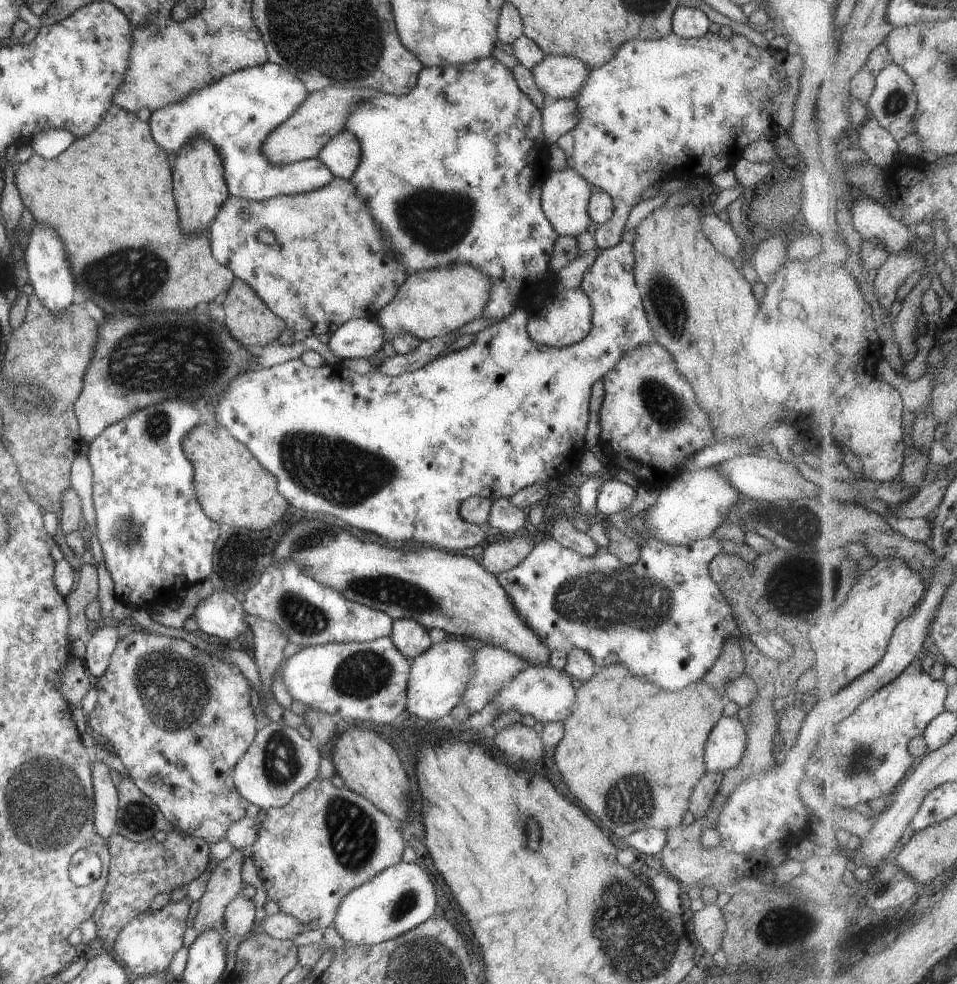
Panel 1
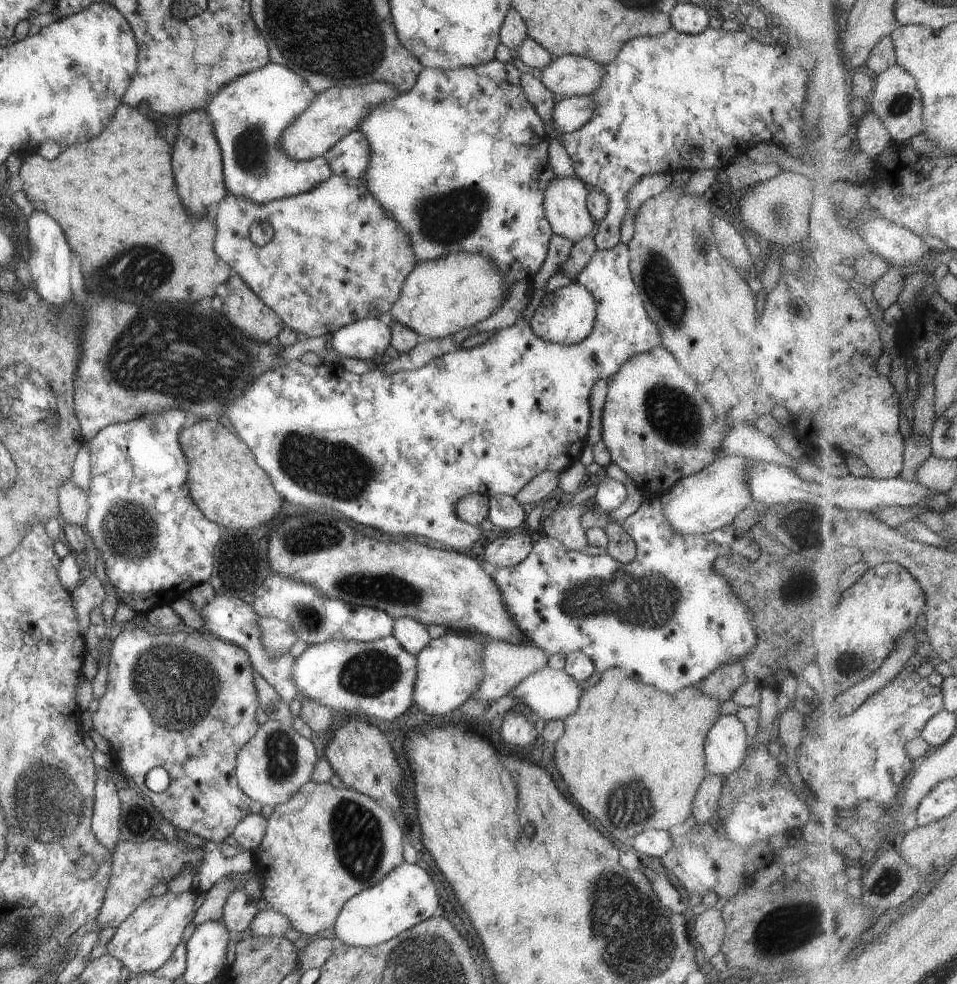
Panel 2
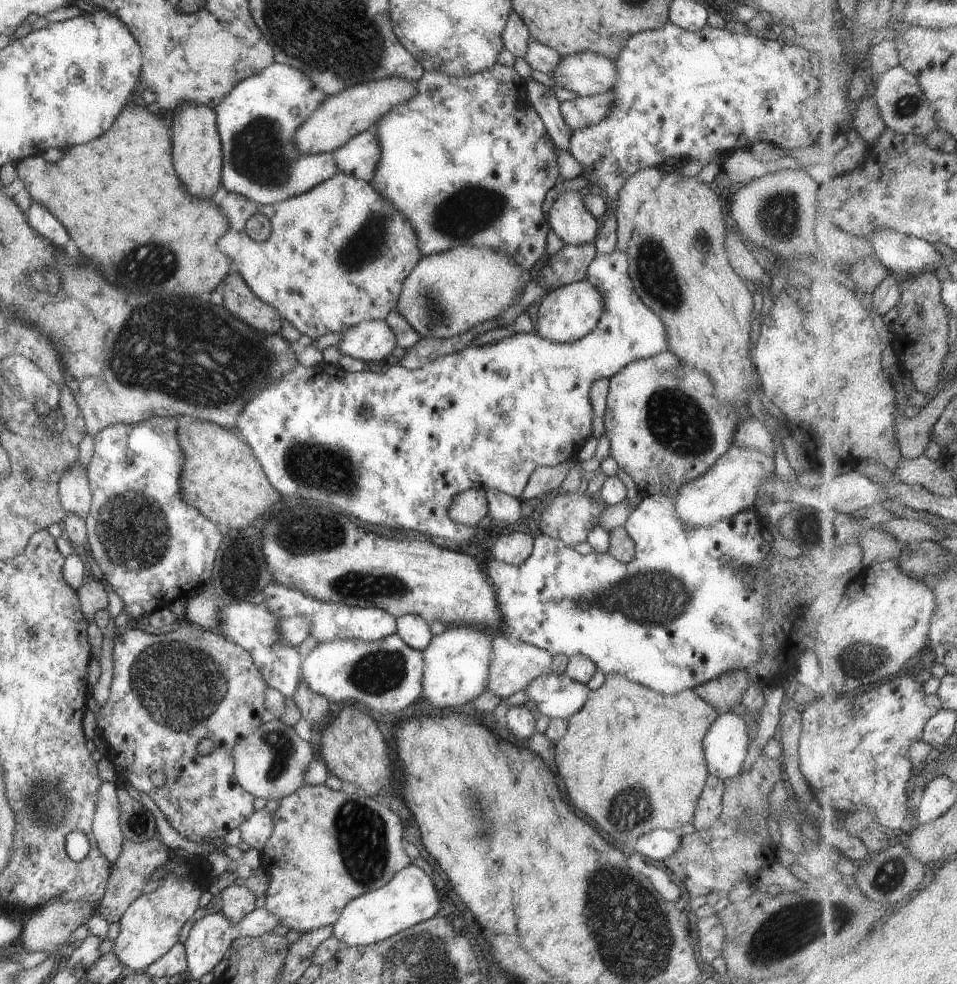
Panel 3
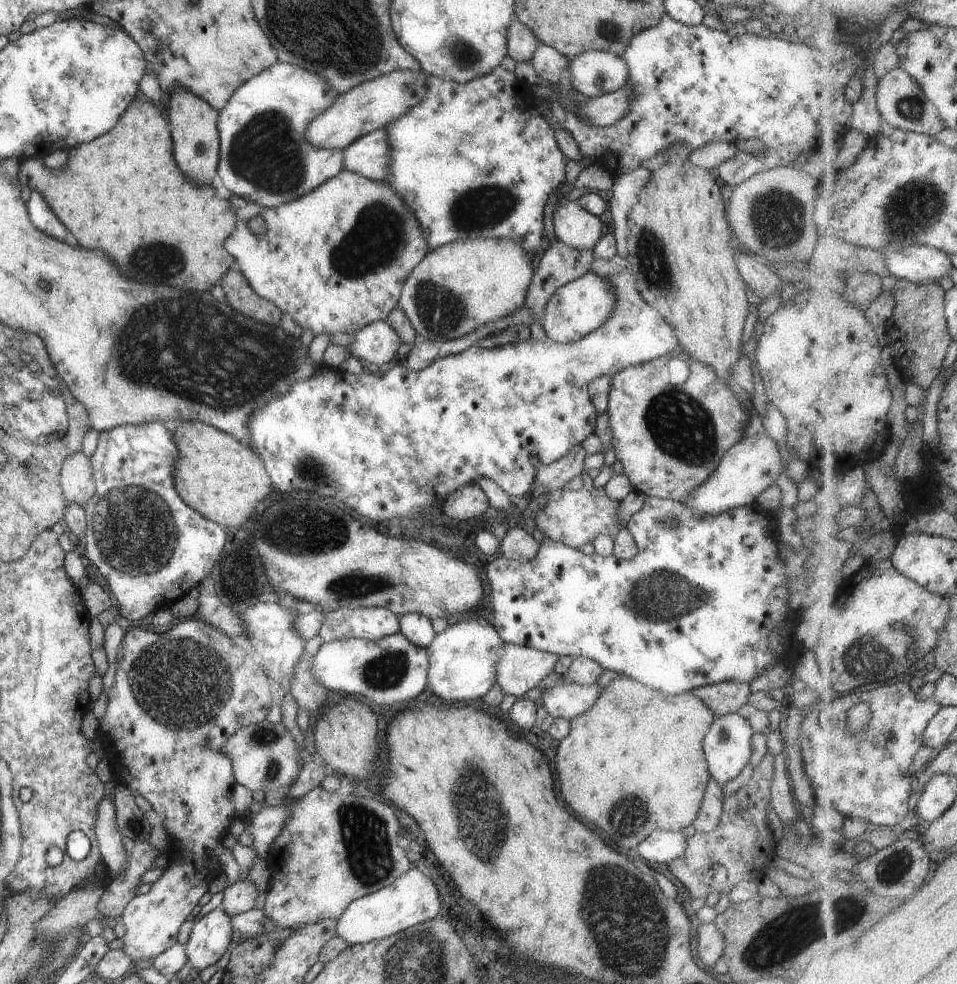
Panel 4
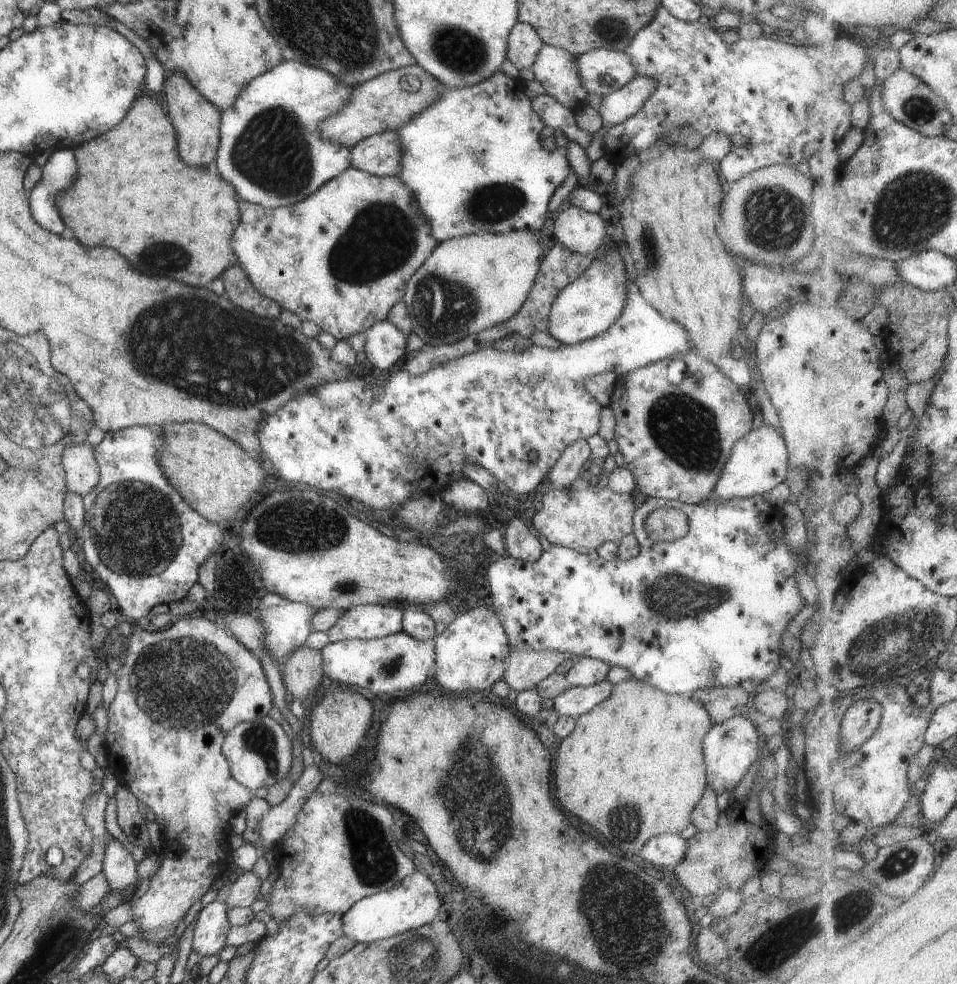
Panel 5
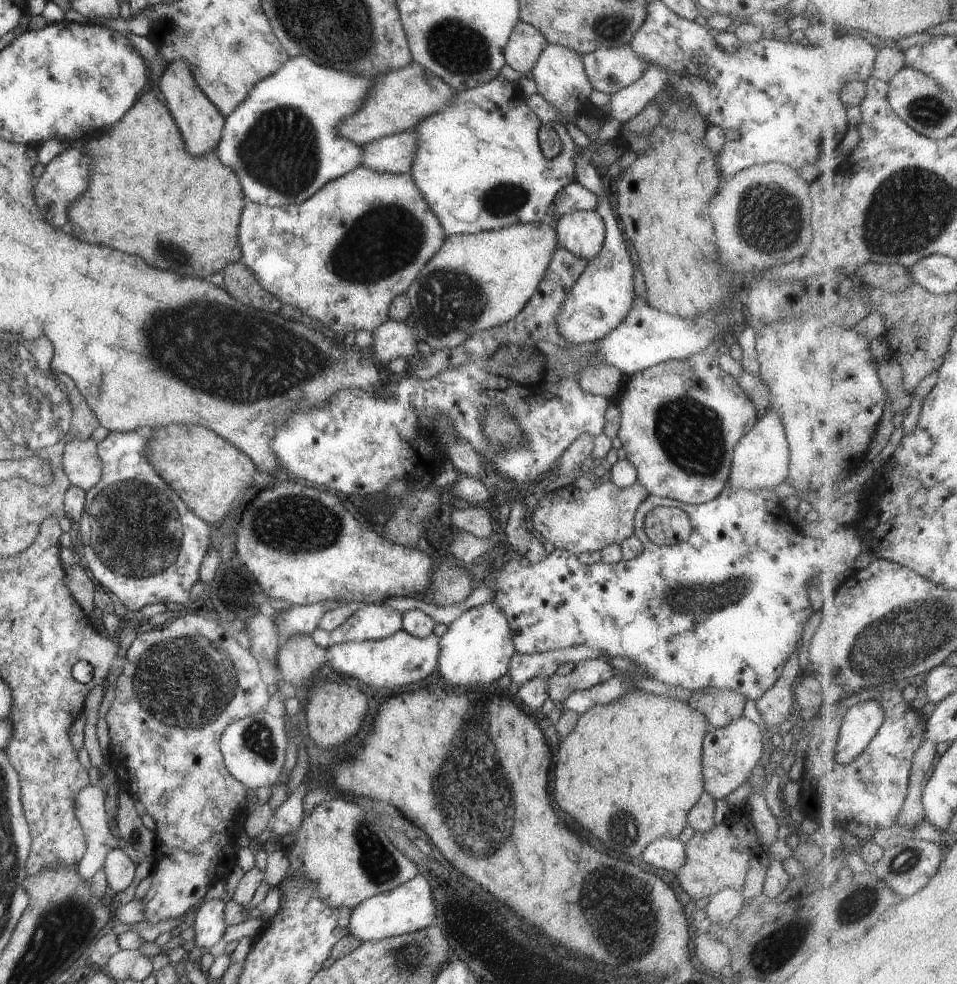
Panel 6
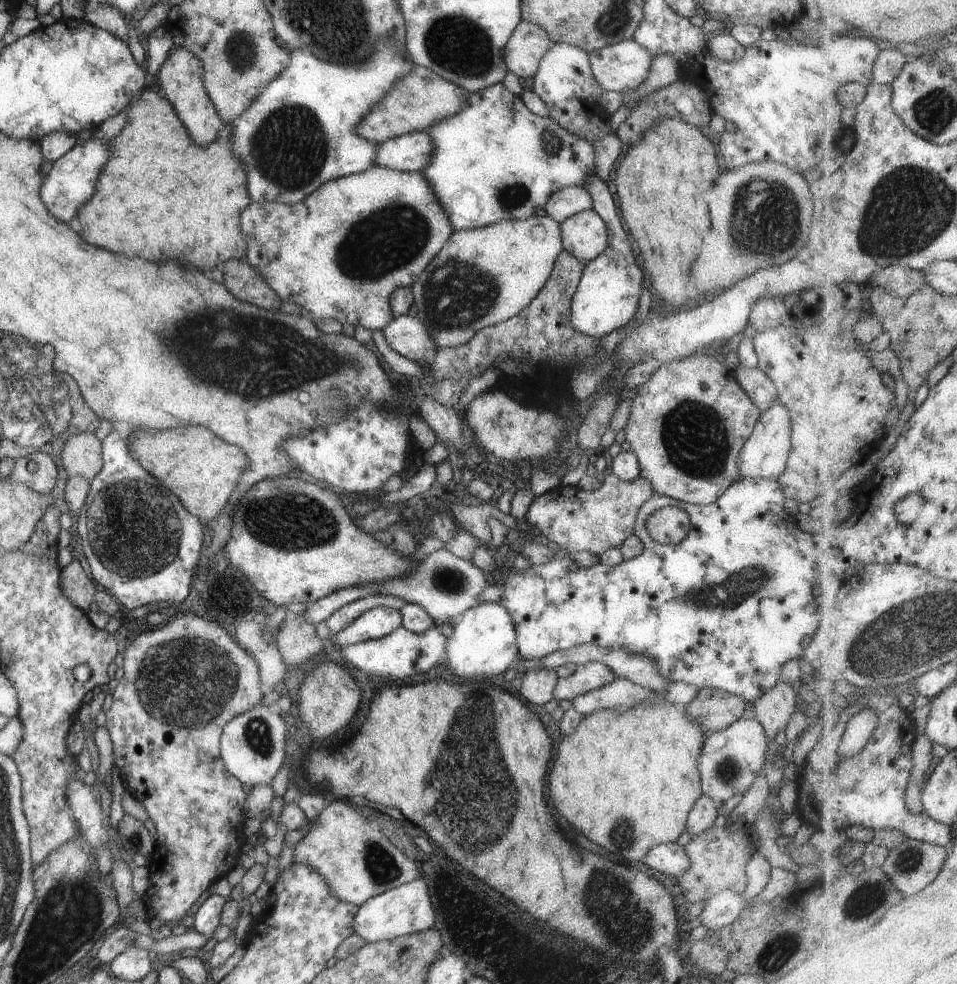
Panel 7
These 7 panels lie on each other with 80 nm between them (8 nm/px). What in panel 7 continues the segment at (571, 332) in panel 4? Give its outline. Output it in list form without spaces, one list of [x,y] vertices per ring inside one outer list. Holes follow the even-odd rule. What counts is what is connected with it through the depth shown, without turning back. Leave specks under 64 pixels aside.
[[[589,175],[583,188],[589,193],[592,200],[592,209],[605,223],[608,241],[603,252],[584,264],[575,292],[569,303],[569,320],[571,326],[585,336],[600,339],[616,328],[623,327],[634,316],[637,308],[637,300],[641,292],[643,272],[640,265],[635,263],[629,236],[621,226],[619,216],[615,212],[615,206],[606,182],[597,175]]]

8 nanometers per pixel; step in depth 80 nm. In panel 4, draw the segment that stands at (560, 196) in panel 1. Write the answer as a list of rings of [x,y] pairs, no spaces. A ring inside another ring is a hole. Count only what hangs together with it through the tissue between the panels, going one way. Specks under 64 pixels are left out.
[[[560,199],[553,210],[553,229],[557,241],[573,249],[592,250],[601,238],[601,220],[574,201]]]

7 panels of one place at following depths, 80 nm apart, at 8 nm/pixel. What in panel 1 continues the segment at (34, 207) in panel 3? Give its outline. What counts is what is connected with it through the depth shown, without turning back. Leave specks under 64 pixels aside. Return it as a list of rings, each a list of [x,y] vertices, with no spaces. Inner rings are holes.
[[[33,222],[24,252],[24,270],[28,274],[27,282],[32,285],[34,295],[52,313],[61,312],[69,306],[73,298],[74,278],[70,264],[66,260],[64,244],[49,226]]]

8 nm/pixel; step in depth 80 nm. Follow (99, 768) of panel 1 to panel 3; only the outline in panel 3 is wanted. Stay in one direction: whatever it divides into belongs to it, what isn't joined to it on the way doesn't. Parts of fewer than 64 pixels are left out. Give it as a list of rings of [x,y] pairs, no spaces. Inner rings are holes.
[[[104,781],[99,784],[91,822],[91,832],[98,852],[101,852],[111,865],[117,854],[121,852],[124,840],[118,824],[119,800],[117,800],[116,788],[116,782]]]

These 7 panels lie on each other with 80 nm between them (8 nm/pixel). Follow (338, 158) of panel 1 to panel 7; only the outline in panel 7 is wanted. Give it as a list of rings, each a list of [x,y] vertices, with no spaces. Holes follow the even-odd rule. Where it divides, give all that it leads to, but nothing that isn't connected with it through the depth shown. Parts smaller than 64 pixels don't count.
[[[425,131],[407,133],[377,144],[373,166],[414,173],[428,165],[434,149],[432,138]]]

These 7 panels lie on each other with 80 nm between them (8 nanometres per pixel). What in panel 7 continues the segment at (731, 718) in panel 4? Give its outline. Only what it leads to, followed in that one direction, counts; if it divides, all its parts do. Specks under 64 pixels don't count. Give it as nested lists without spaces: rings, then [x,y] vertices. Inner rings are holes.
[[[744,715],[723,730],[705,736],[697,763],[703,795],[719,805],[734,794],[745,794],[757,772],[768,760],[765,754],[770,741],[763,732],[764,728],[755,718]]]

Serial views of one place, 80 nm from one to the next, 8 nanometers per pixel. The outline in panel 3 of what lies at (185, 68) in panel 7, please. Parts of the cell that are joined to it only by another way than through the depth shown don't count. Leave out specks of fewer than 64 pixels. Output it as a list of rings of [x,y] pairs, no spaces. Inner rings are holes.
[[[181,102],[173,111],[173,121],[169,129],[172,166],[185,190],[199,200],[209,200],[221,182],[221,146],[215,128],[215,114],[207,106],[195,106],[191,102]]]

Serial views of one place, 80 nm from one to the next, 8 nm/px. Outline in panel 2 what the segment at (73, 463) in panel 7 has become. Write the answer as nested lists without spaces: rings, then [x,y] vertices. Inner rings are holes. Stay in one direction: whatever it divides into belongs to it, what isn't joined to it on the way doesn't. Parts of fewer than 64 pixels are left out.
[[[71,480],[63,482],[58,492],[58,506],[60,522],[83,526],[88,511],[87,494],[85,490],[77,488]]]

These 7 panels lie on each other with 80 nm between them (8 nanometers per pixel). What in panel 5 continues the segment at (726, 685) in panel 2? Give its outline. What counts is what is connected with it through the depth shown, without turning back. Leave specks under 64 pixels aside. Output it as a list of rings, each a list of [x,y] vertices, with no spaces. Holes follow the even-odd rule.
[[[717,686],[695,690],[688,696],[698,701],[709,714],[711,723],[716,724],[731,716],[742,715],[749,693],[741,686]]]

